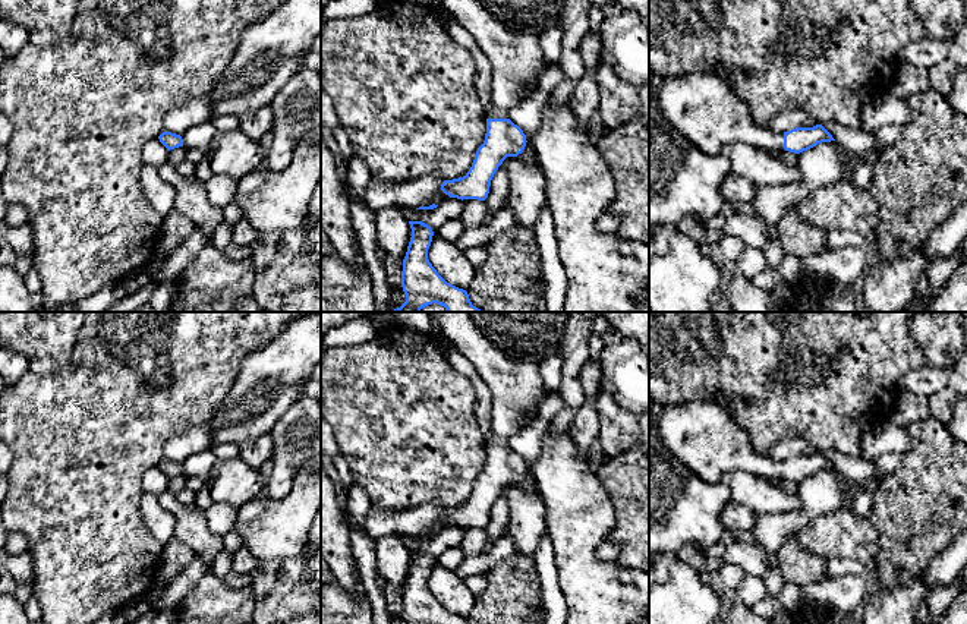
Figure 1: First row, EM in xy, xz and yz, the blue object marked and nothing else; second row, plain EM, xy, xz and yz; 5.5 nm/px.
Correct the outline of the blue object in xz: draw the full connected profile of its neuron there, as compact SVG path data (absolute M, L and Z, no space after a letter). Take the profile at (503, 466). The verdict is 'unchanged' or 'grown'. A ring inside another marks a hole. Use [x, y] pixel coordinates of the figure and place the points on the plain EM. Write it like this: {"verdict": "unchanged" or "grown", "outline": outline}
{"verdict": "grown", "outline": "M426 312L435 321L442 335L478 371L492 394L492 423L486 437L486 463L478 476L469 499L459 507L444 508L441 519L450 526L485 529L491 508L507 485L517 485L526 475L526 463L508 447L508 439L539 417L539 407L549 395L541 376L541 363L517 360L491 343L473 324L469 312Z"}

